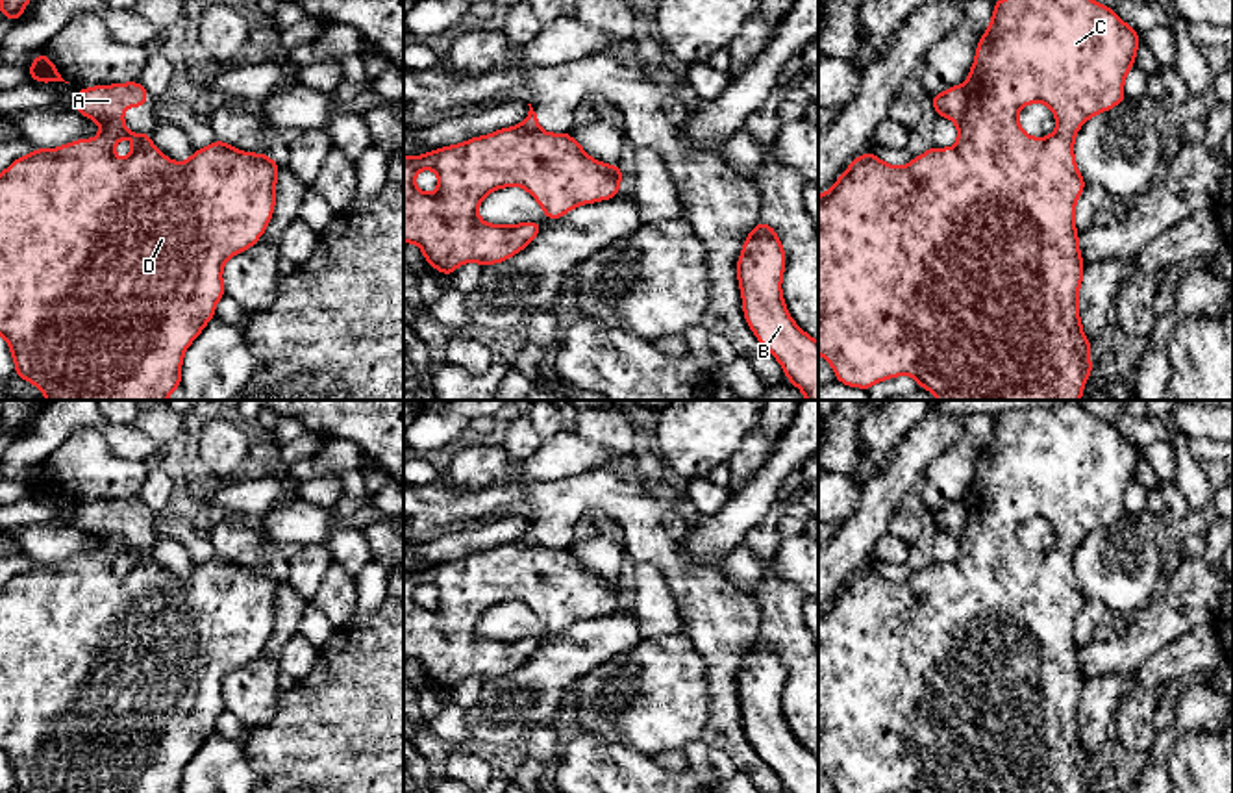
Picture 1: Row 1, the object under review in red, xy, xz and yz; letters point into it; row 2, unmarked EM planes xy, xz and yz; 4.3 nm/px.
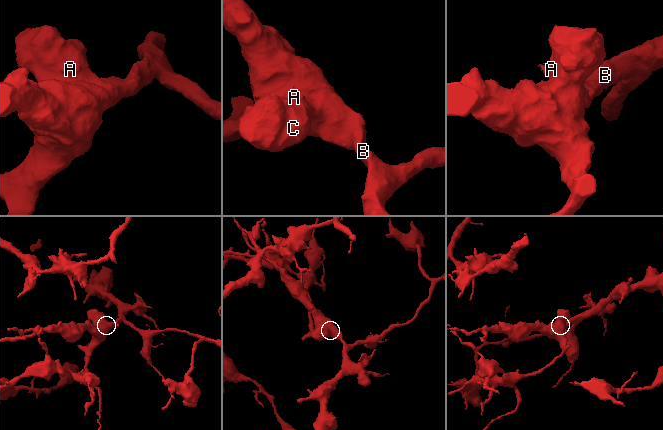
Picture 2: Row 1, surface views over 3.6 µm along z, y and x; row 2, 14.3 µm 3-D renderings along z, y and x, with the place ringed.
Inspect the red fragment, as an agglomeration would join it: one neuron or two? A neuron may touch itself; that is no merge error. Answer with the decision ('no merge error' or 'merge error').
merge error

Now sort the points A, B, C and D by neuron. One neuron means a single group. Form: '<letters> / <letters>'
A / B C D

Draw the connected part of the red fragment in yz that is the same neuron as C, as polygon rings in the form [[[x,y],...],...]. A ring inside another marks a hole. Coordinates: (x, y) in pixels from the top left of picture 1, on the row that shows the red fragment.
[[[996,0],[990,24],[978,43],[976,59],[965,82],[968,104],[965,117],[957,122],[957,145],[931,146],[905,167],[892,167],[865,152],[818,196],[818,354],[829,361],[837,382],[868,391],[878,382],[909,374],[918,387],[939,400],[1081,400],[1094,367],[1090,365],[1092,343],[1085,339],[1077,308],[1085,263],[1074,211],[1087,182],[1076,165],[1074,141],[1090,117],[1126,100],[1124,80],[1135,67],[1139,43],[1140,35],[1113,7],[1094,0]],[[1033,102],[1046,104],[1055,115],[1057,128],[1048,137],[1031,137],[1020,128],[1016,115]]]

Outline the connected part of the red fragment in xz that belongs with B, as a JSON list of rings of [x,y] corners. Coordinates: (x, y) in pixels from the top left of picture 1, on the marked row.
[[[765,219],[744,239],[737,278],[744,319],[759,343],[779,361],[787,382],[818,400],[818,341],[791,317],[781,293],[785,248]]]

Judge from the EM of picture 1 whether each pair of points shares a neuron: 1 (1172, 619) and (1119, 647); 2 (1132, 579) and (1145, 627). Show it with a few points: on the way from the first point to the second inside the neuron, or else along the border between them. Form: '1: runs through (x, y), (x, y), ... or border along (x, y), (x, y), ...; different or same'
1: runs through (1159, 623), (1132, 647); same
2: border along (1152, 603), (1130, 619); different

